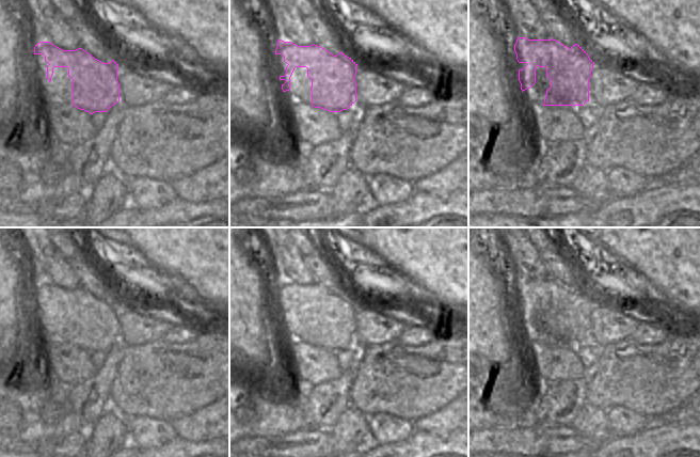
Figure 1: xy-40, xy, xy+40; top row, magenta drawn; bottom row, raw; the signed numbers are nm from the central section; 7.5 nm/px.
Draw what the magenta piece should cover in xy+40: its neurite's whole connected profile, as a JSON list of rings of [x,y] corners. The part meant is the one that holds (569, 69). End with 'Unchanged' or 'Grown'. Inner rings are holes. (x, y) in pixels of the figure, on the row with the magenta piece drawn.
[[[518,37],[514,45],[516,60],[519,63],[526,63],[523,69],[519,69],[519,81],[522,92],[530,89],[536,83],[536,67],[545,67],[546,77],[551,79],[551,88],[546,90],[543,106],[584,106],[589,101],[589,79],[594,62],[589,58],[588,53],[577,44],[571,48],[564,46],[556,40],[528,40],[526,37]]]. Unchanged.

